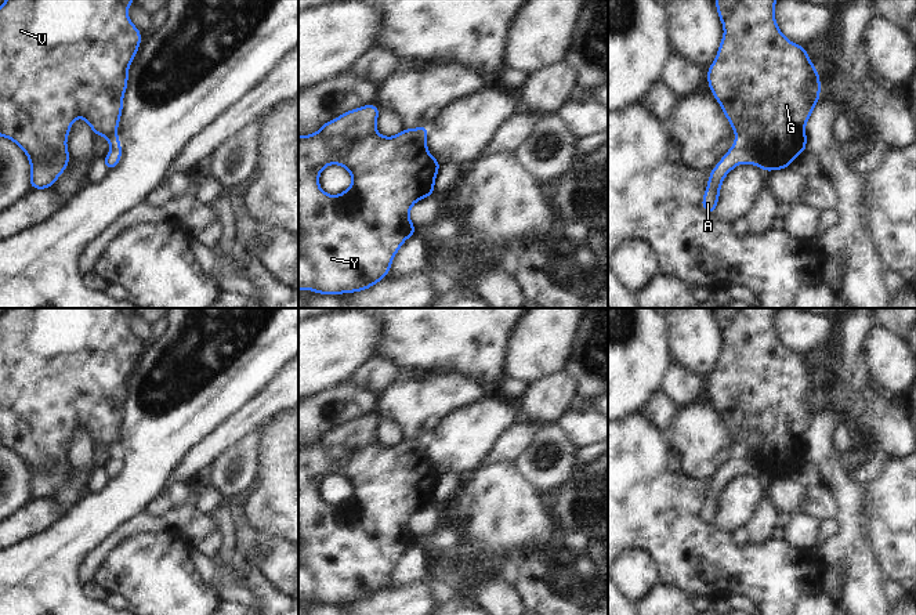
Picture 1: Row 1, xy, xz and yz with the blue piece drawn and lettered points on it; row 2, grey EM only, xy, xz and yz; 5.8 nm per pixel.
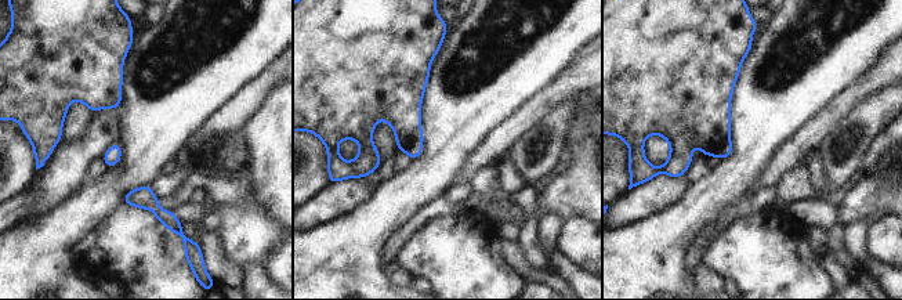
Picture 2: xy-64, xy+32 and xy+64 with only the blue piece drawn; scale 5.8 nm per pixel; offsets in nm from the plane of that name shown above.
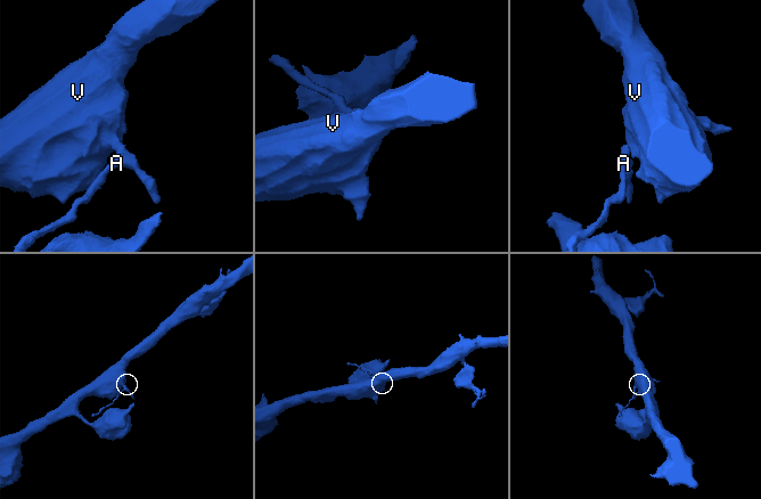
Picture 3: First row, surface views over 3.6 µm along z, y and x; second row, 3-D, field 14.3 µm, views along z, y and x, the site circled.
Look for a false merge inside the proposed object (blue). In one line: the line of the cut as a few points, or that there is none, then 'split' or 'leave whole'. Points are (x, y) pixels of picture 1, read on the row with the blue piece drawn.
no cut; leave whole

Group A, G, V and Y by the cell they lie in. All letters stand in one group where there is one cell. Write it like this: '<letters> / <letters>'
A G V Y

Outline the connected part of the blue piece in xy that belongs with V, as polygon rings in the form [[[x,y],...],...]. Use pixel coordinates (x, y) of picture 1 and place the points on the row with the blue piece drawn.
[[[6,0],[0,6],[0,135],[10,138],[23,149],[30,162],[30,188],[48,189],[65,171],[70,155],[66,148],[68,134],[75,119],[83,117],[94,135],[108,140],[111,152],[105,155],[106,170],[115,169],[122,159],[122,144],[117,138],[117,126],[122,117],[123,97],[128,84],[128,66],[141,46],[141,30],[134,26],[127,15],[127,8],[134,0]]]

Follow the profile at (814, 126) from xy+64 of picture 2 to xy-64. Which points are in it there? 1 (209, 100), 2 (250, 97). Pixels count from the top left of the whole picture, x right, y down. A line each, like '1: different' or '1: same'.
1: different
2: same

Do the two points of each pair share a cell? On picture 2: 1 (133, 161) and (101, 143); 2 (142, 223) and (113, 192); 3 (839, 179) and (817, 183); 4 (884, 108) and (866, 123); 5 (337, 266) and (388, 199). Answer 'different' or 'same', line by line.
1: different
2: different
3: different
4: same
5: same

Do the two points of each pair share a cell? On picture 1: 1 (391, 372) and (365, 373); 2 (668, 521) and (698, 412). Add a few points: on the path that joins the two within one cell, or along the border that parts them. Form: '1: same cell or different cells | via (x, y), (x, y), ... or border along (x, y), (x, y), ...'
1: same cell | via (384, 372), (372, 373)
2: different cells | border along (683, 471), (688, 476), (703, 478), (708, 483)

